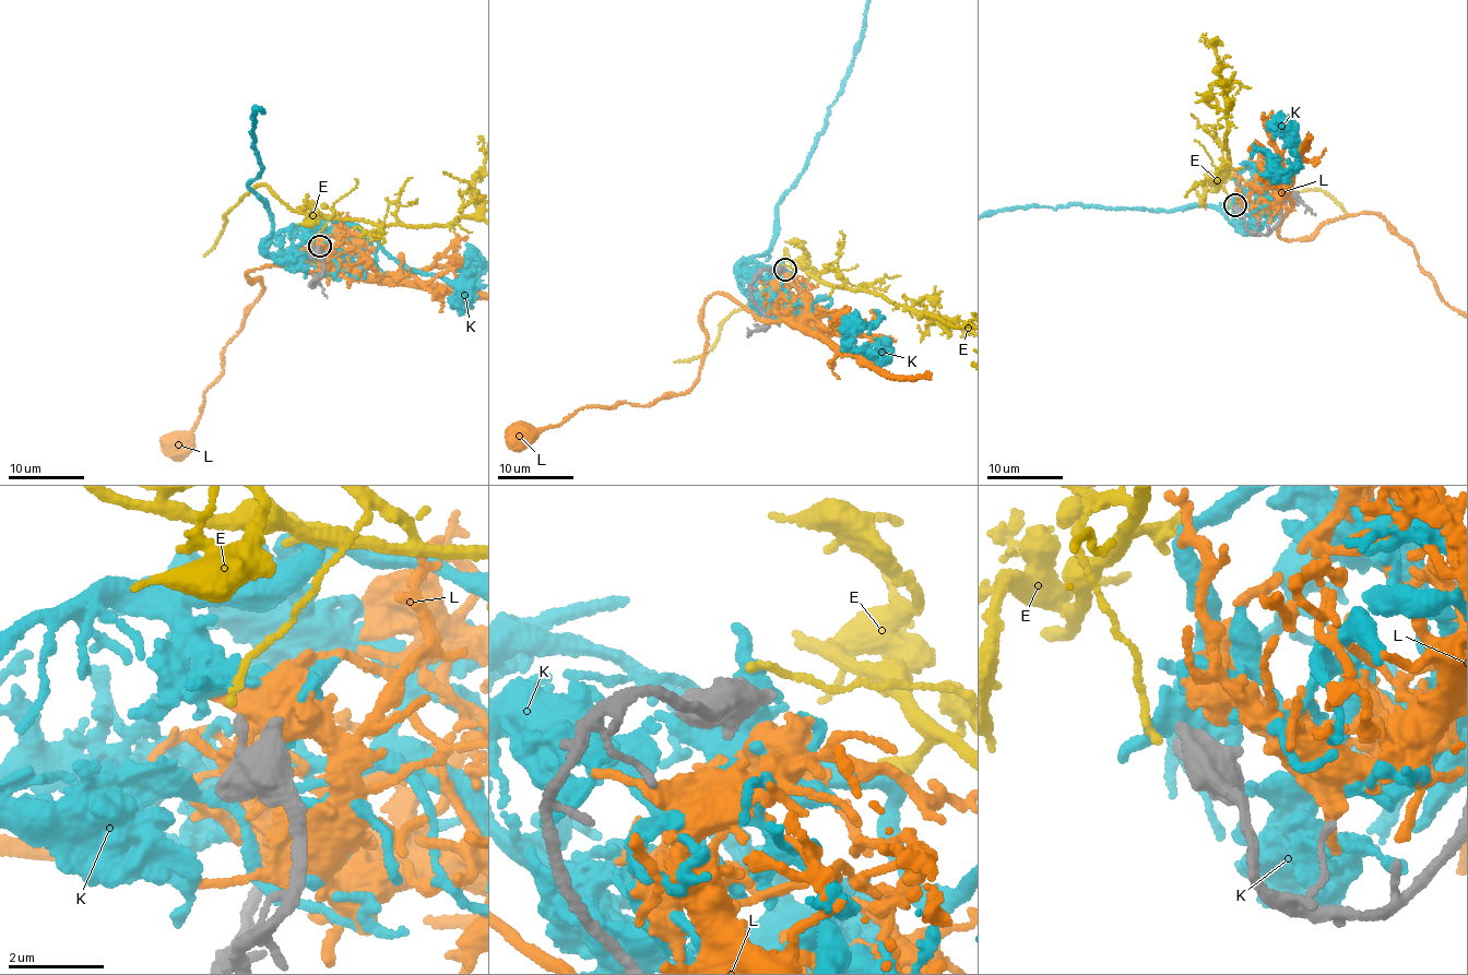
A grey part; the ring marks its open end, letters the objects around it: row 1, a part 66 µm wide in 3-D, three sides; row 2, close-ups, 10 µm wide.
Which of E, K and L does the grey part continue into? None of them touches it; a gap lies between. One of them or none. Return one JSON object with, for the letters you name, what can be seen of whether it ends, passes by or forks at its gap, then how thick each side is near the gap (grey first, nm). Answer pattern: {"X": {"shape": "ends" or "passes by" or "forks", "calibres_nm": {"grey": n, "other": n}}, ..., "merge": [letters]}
{"merge": []}

